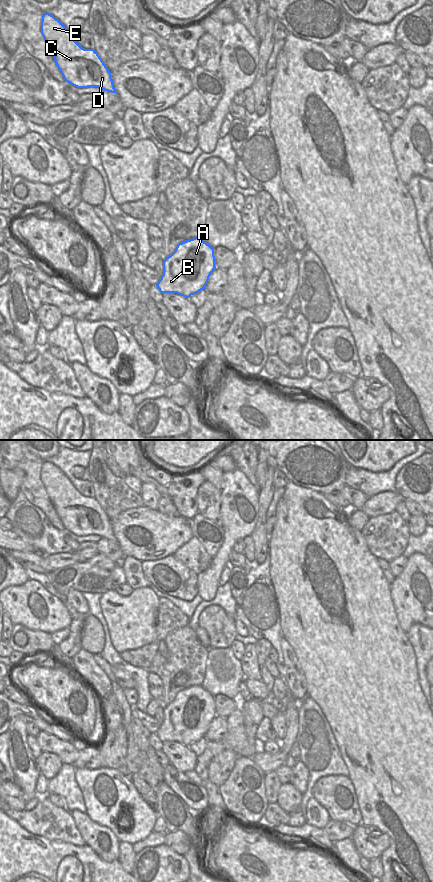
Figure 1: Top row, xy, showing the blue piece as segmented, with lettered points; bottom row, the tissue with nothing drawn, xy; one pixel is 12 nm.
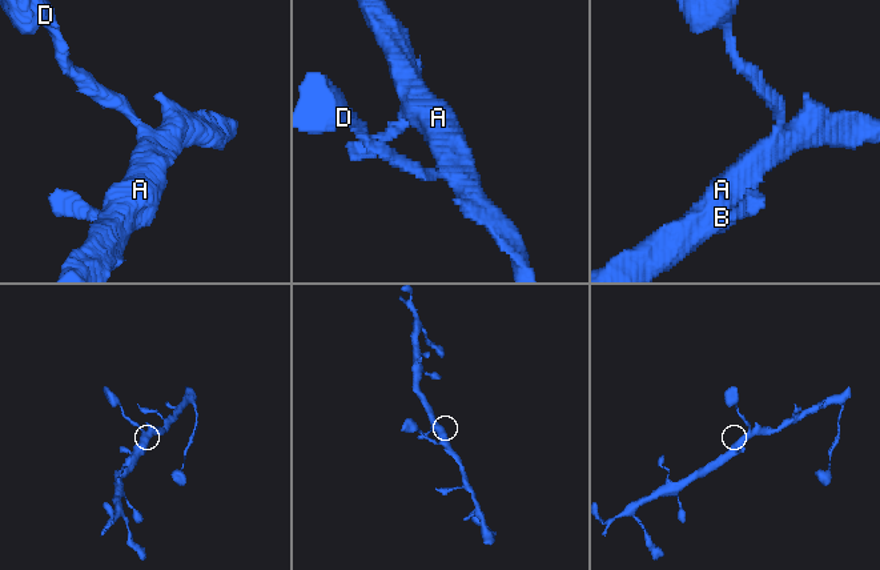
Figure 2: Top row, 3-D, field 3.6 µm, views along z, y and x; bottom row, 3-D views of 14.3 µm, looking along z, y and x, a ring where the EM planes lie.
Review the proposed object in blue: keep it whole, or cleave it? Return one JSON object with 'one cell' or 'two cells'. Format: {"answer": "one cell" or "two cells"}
{"answer": "one cell"}

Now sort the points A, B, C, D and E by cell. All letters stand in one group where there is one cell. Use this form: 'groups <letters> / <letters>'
groups A B C D E

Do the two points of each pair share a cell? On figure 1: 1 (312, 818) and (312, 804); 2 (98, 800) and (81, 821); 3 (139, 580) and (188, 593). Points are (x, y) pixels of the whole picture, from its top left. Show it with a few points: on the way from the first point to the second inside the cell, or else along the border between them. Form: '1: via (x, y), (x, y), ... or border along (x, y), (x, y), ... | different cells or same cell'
1: via (313, 815), (313, 807) | same cell
2: border along (85, 813), (92, 820), (106, 827) | different cells
3: border along (141, 561), (142, 573), (152, 584) | different cells

